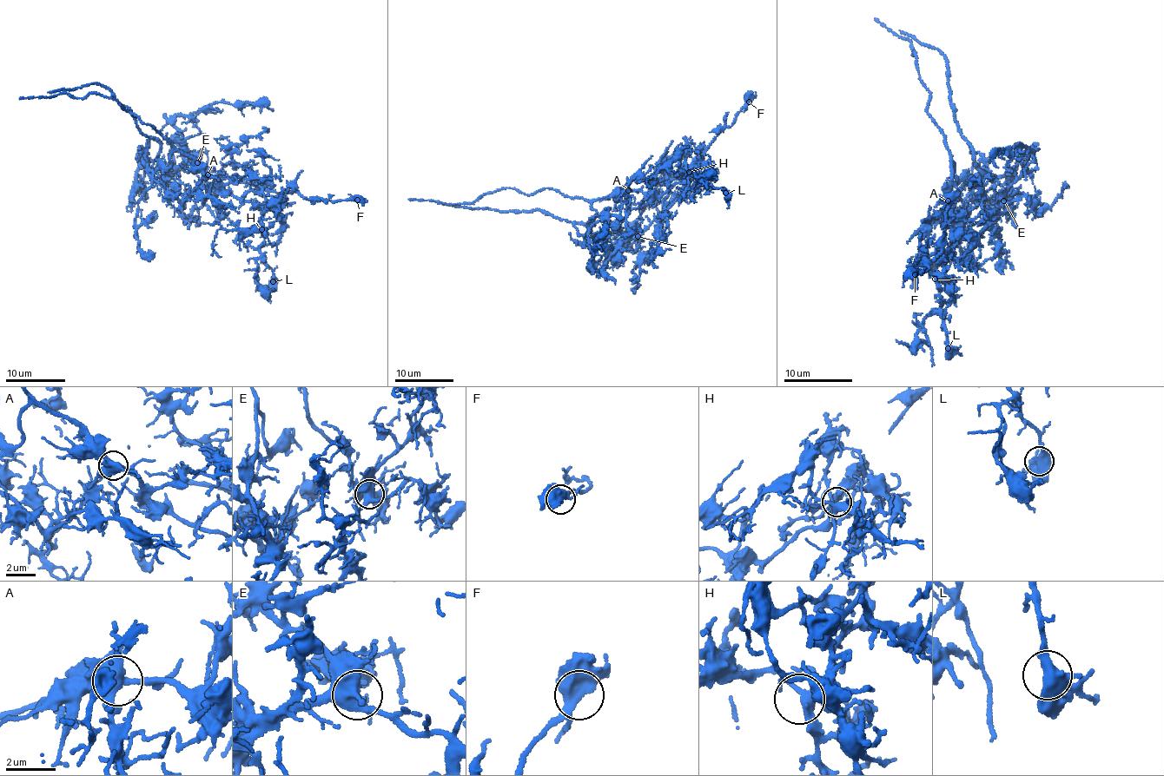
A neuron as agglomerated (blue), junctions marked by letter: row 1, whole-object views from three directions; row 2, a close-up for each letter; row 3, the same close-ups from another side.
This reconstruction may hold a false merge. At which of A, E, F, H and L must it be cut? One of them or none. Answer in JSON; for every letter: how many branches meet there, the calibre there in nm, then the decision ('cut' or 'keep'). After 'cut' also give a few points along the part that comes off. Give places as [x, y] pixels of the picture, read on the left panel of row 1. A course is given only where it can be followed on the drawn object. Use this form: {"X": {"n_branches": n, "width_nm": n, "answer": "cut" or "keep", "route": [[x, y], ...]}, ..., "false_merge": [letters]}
{"A": {"n_branches": 4, "width_nm": 480, "answer": "cut", "route": [[208, 175], [205, 170], [149, 124], [111, 98], [95, 93], [73, 98], [66, 93], [19, 97]]}, "E": {"n_branches": 4, "width_nm": 480, "answer": "keep"}, "F": {"n_branches": 4, "width_nm": 500, "answer": "keep"}, "H": {"n_branches": 4, "width_nm": 360, "answer": "keep"}, "L": {"n_branches": 4, "width_nm": 500, "answer": "keep"}, "false_merge": ["A"]}

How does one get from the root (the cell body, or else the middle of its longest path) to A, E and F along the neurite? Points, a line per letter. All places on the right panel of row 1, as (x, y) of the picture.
A: (1001, 176), (989, 177), (977, 167), (969, 144), (972, 175), (960, 181), (951, 162), (948, 201)
E: (1001, 176), (1007, 179), (1011, 189), (1001, 200), (999, 199), (1003, 200)
F: (1001, 176), (1011, 189), (982, 230), (942, 259), (941, 242), (929, 268), (915, 274)

